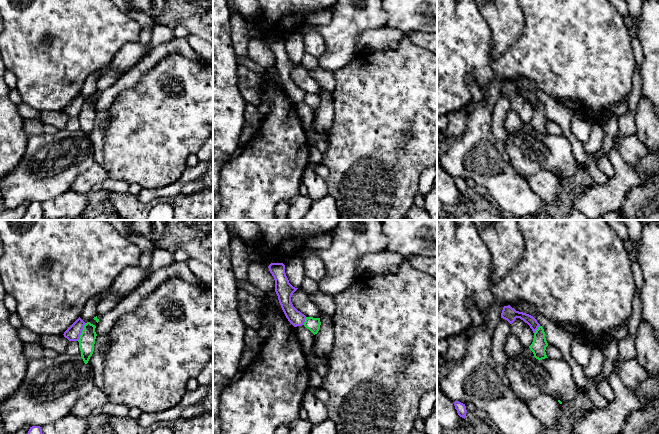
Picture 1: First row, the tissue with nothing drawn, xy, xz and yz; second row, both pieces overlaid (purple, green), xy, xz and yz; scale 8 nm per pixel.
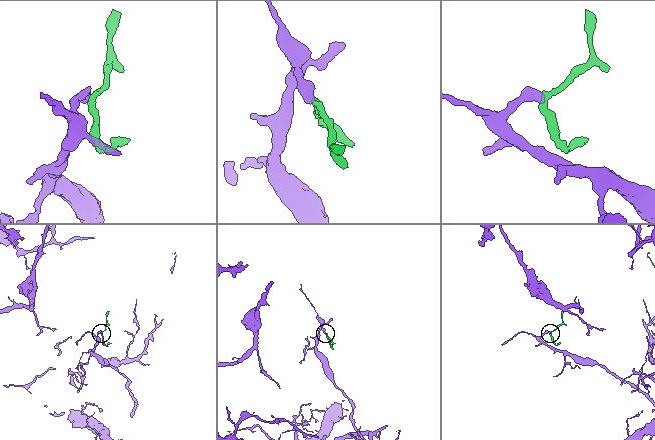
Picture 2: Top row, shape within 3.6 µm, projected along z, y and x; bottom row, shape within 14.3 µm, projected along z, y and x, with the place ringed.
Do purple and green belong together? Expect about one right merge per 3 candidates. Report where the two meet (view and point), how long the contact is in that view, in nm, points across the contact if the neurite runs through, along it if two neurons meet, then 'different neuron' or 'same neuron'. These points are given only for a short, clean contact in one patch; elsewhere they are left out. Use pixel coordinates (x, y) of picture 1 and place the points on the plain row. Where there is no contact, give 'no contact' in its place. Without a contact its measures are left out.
meets purple in xy at (81, 108); contact 160 nm long; border along xy (85, 99), (77, 116); different neuron

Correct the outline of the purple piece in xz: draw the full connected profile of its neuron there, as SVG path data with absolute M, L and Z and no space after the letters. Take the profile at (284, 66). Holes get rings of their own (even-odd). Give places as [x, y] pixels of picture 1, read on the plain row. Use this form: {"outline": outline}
{"outline": "M271 39L268 44L274 53L275 68L286 94L294 103L304 101L306 92L298 87L291 78L291 73L298 64L289 59L285 49L285 41L283 39Z"}

